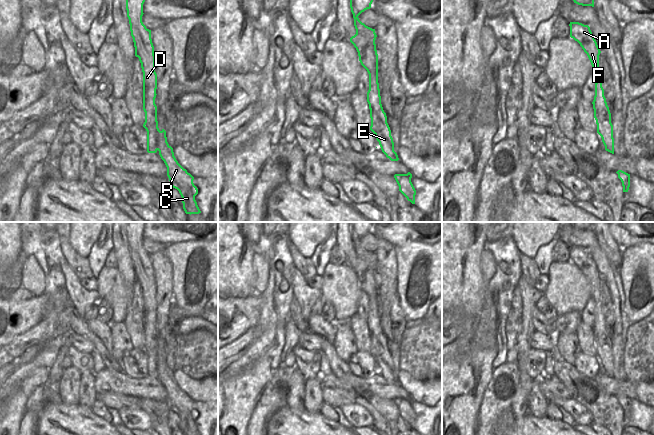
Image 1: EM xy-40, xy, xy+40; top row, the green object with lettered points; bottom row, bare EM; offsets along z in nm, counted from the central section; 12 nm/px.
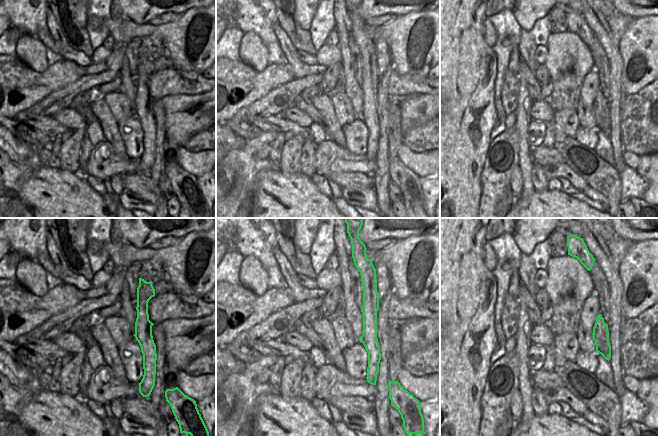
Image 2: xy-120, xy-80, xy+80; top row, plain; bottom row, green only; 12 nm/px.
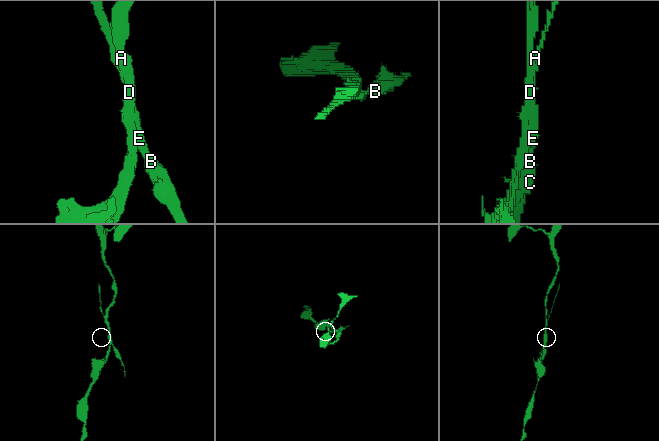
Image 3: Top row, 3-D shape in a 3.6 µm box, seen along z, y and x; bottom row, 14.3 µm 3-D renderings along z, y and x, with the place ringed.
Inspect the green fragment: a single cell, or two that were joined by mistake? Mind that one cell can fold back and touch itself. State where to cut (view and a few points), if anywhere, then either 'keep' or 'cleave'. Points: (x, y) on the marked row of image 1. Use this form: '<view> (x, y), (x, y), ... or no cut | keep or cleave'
xy-40 (155, 96), (154, 120), (156, 123), (156, 145), (158, 149) | cleave

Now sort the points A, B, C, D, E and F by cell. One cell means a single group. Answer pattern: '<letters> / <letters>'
A D F / B C E

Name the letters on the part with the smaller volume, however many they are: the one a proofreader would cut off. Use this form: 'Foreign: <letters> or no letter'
Foreign: B, C, E

